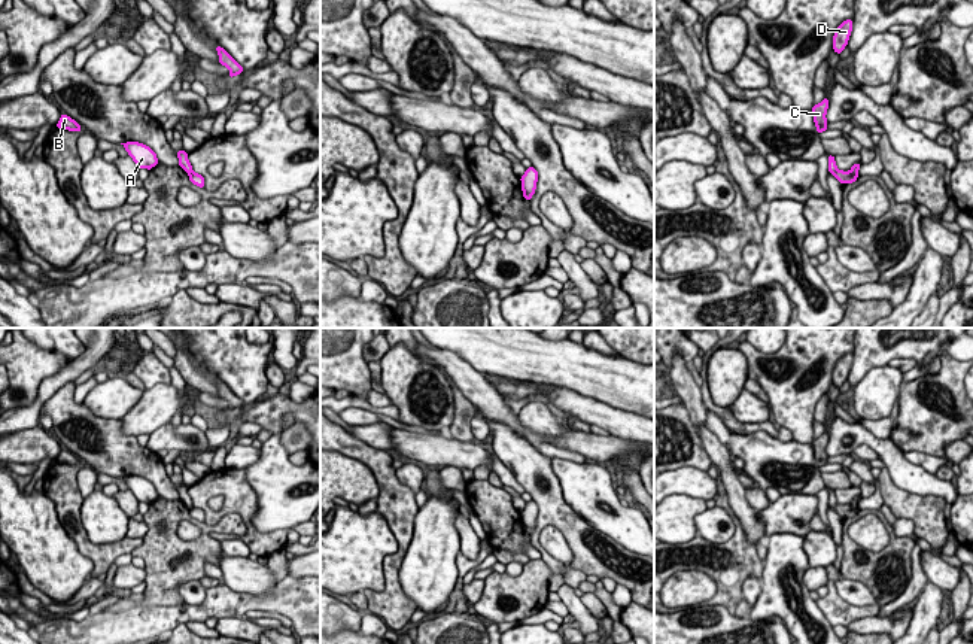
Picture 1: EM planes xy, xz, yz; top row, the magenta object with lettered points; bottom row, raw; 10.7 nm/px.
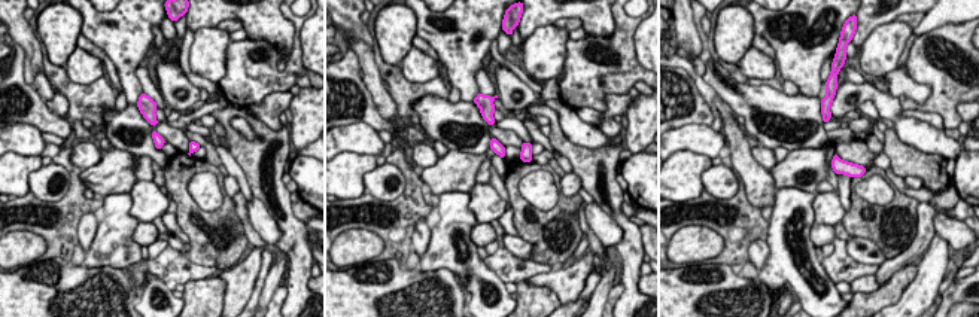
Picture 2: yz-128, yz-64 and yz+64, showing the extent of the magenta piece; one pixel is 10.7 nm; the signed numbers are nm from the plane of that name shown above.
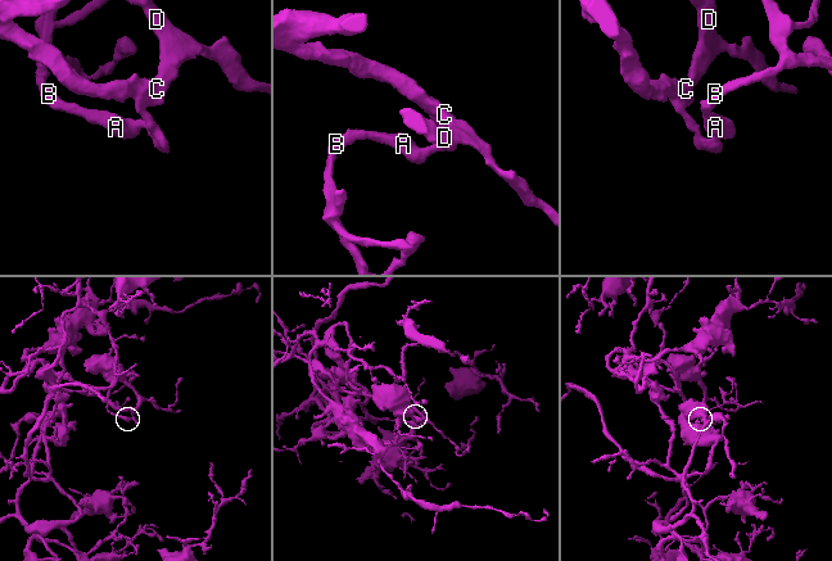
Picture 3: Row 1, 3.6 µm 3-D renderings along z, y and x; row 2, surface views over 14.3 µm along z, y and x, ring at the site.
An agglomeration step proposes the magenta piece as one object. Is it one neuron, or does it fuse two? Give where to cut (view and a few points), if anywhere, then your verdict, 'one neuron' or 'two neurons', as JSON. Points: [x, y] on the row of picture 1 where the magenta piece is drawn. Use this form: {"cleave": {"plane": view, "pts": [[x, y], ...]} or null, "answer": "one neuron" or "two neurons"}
{"cleave": {"plane": "xy", "pts": [[192, 172], [189, 176]]}, "answer": "two neurons"}

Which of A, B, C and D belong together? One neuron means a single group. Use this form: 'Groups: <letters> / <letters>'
Groups: A B / C D

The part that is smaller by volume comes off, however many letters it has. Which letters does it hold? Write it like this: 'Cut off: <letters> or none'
Cut off: A, B

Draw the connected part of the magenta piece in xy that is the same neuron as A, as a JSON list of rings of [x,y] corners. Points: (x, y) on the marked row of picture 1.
[[[127,142],[121,145],[127,149],[128,155],[134,160],[139,168],[150,170],[158,164],[156,154],[149,146],[139,142]]]

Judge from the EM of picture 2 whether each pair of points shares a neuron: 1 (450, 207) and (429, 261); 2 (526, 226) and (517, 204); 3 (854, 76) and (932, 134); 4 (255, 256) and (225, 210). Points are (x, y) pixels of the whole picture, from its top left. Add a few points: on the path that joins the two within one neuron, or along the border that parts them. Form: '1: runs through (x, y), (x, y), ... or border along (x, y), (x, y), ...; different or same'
1: runs through (450, 221), (449, 241), (443, 247); same
2: runs through (526, 221), (522, 210); same
3: border along (847, 79), (865, 84); different
4: border along (239, 262), (219, 271); different

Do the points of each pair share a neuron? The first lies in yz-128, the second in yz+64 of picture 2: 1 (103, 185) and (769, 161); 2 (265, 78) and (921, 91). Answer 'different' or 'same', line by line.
1: different
2: different

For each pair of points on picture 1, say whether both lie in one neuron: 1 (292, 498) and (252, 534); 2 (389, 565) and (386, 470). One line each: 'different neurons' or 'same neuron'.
1: different neurons
2: same neuron

